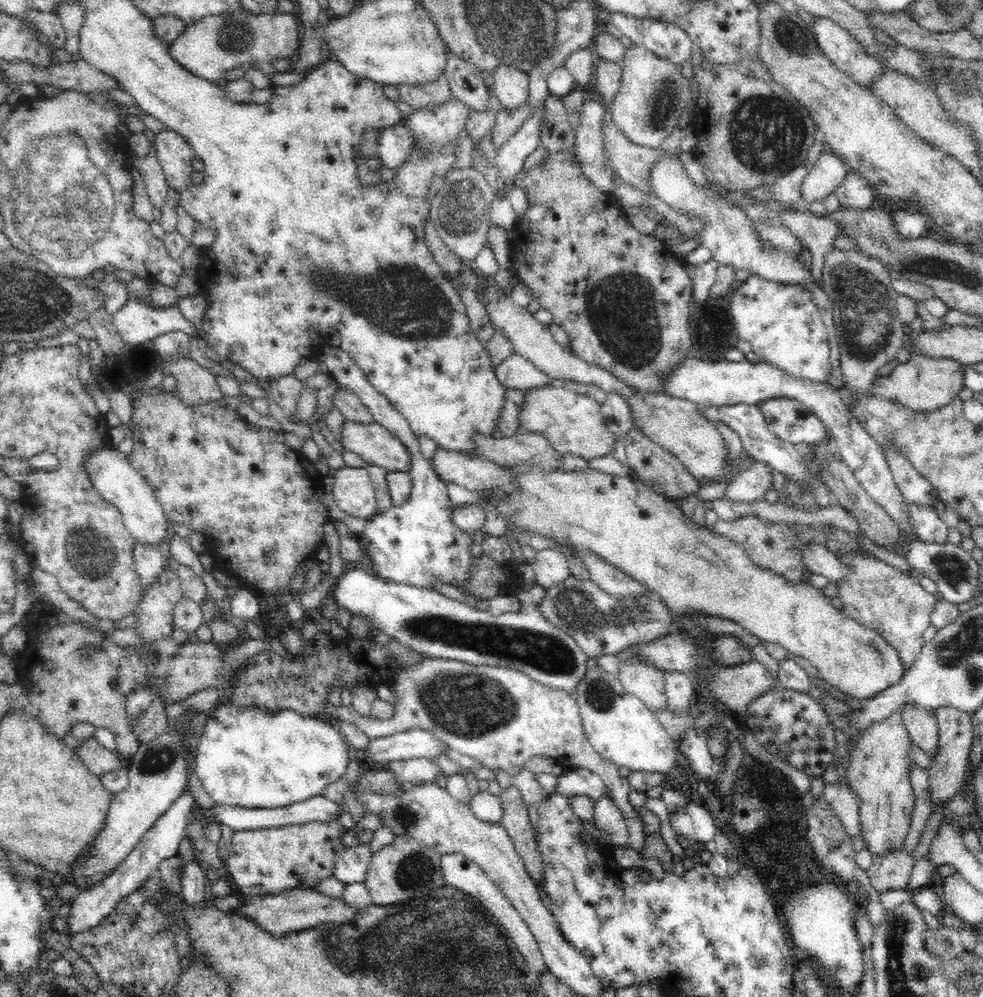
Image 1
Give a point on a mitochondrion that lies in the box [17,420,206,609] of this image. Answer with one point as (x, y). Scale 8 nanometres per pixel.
(91, 552)

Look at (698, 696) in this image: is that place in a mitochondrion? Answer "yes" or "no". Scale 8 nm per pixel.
no

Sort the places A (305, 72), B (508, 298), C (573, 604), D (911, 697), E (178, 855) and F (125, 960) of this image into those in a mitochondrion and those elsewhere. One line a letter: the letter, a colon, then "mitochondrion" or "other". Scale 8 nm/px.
A: other
B: other
C: mitochondrion
D: other
E: other
F: other

